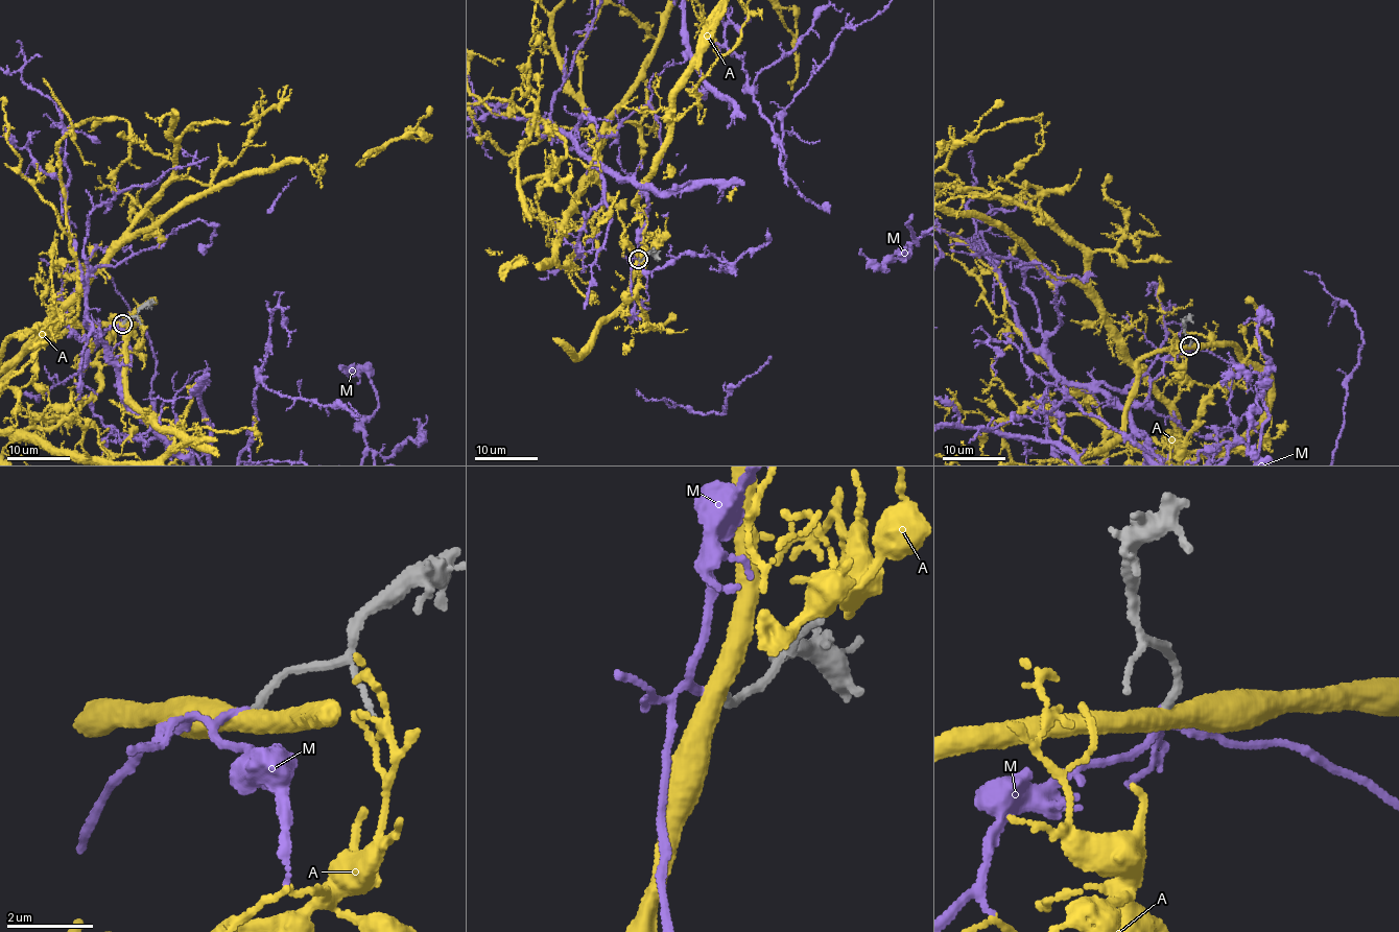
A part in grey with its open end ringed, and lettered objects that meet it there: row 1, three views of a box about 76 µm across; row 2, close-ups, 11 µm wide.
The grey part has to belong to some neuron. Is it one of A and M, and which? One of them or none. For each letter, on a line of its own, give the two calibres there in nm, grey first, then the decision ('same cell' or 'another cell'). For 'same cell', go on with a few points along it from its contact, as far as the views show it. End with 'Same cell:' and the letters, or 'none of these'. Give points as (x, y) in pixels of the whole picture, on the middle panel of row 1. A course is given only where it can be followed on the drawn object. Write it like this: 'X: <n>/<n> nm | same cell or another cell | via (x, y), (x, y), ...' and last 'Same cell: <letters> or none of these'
A: 190/460 nm | another cell
M: 190/110 nm | same cell
Same cell: M

